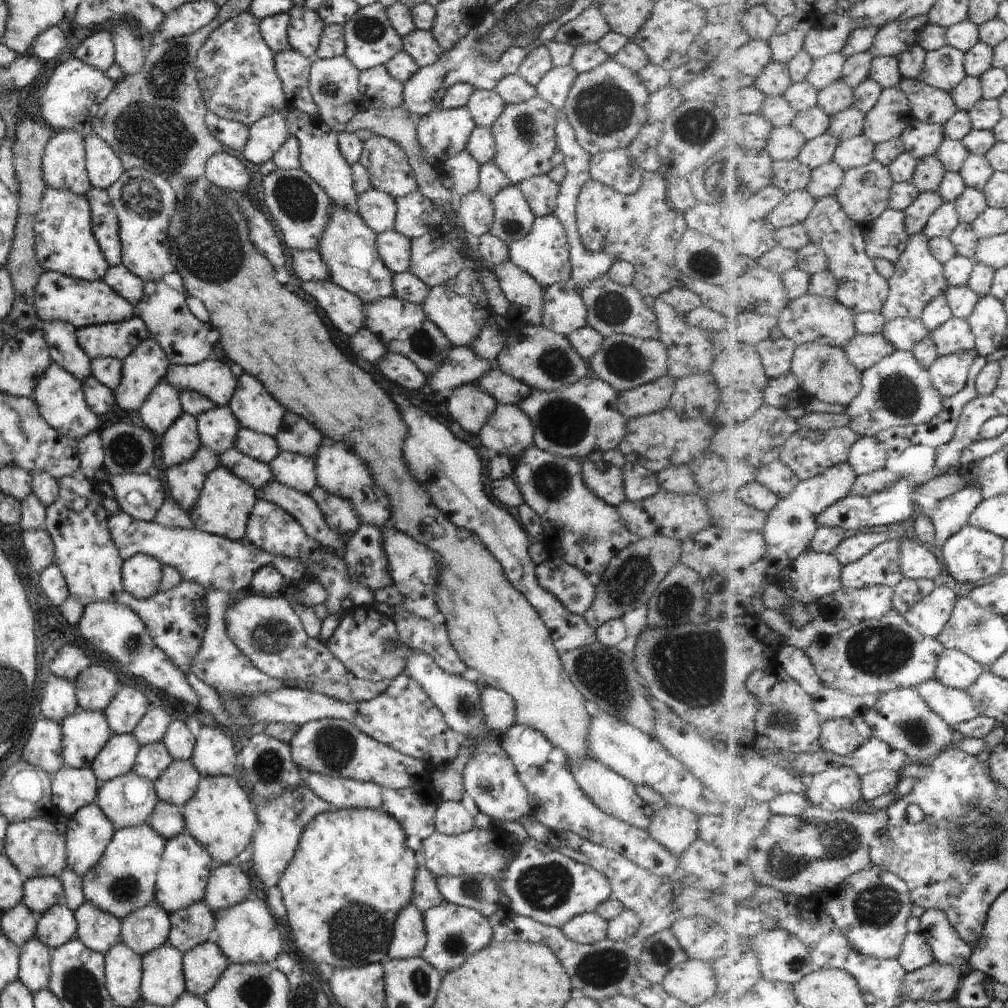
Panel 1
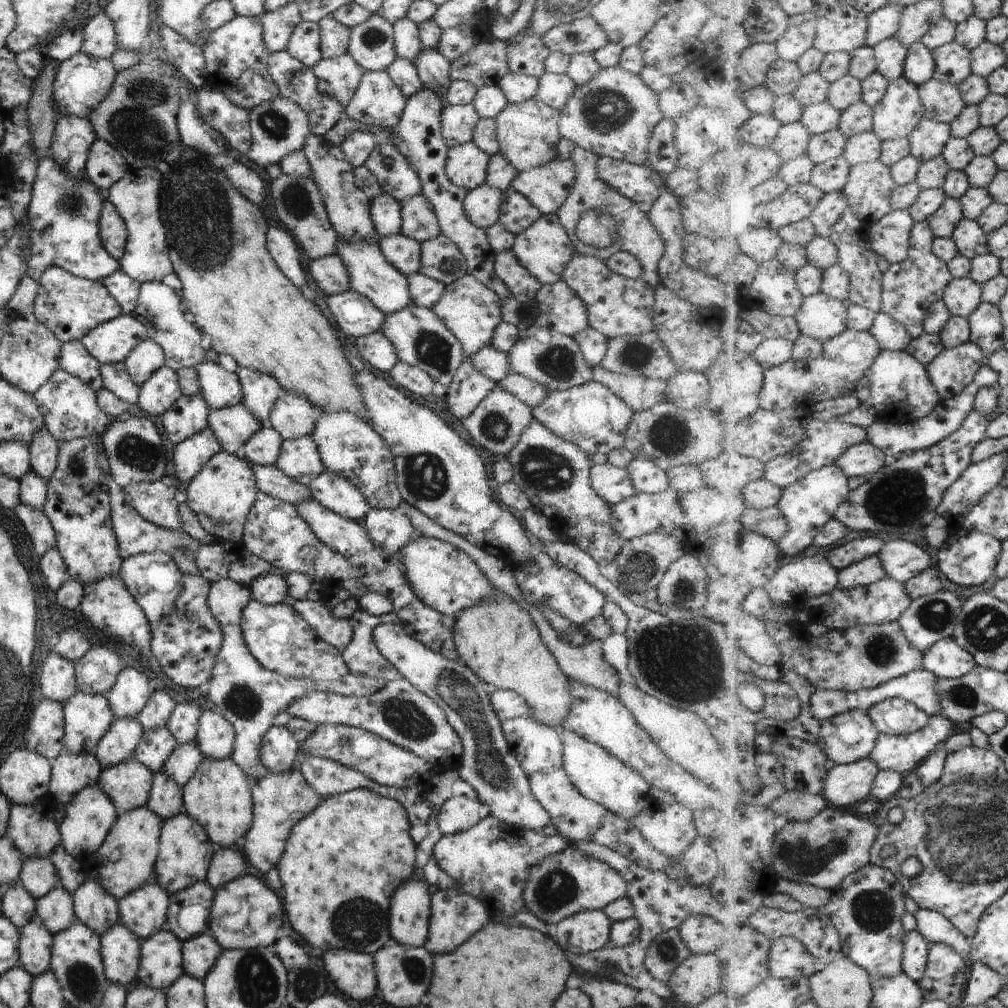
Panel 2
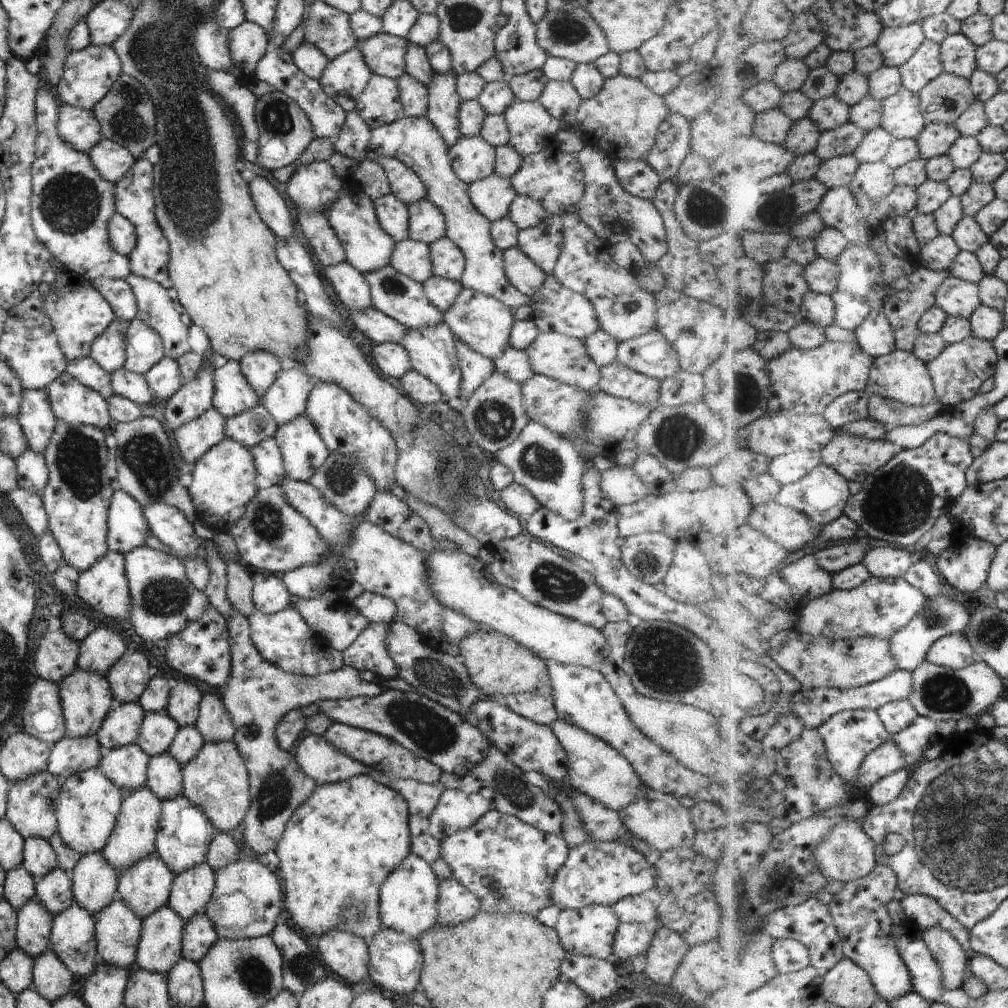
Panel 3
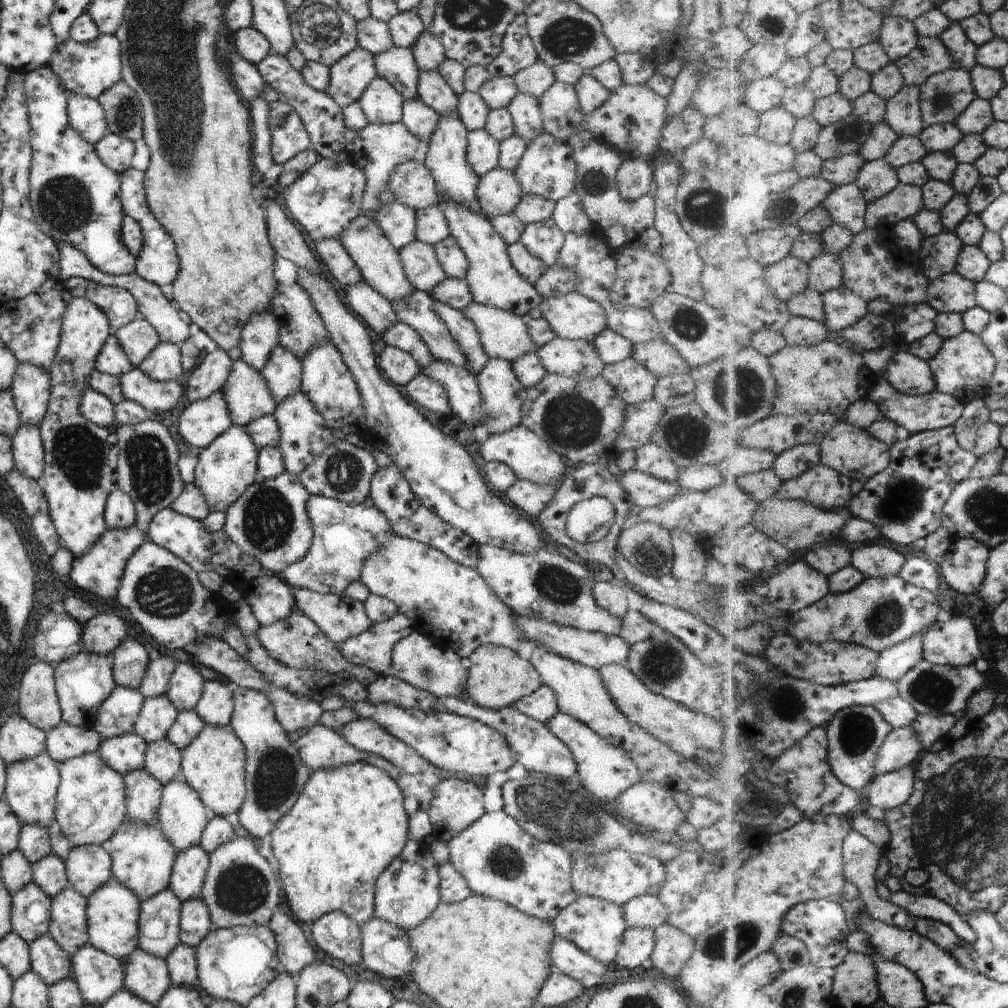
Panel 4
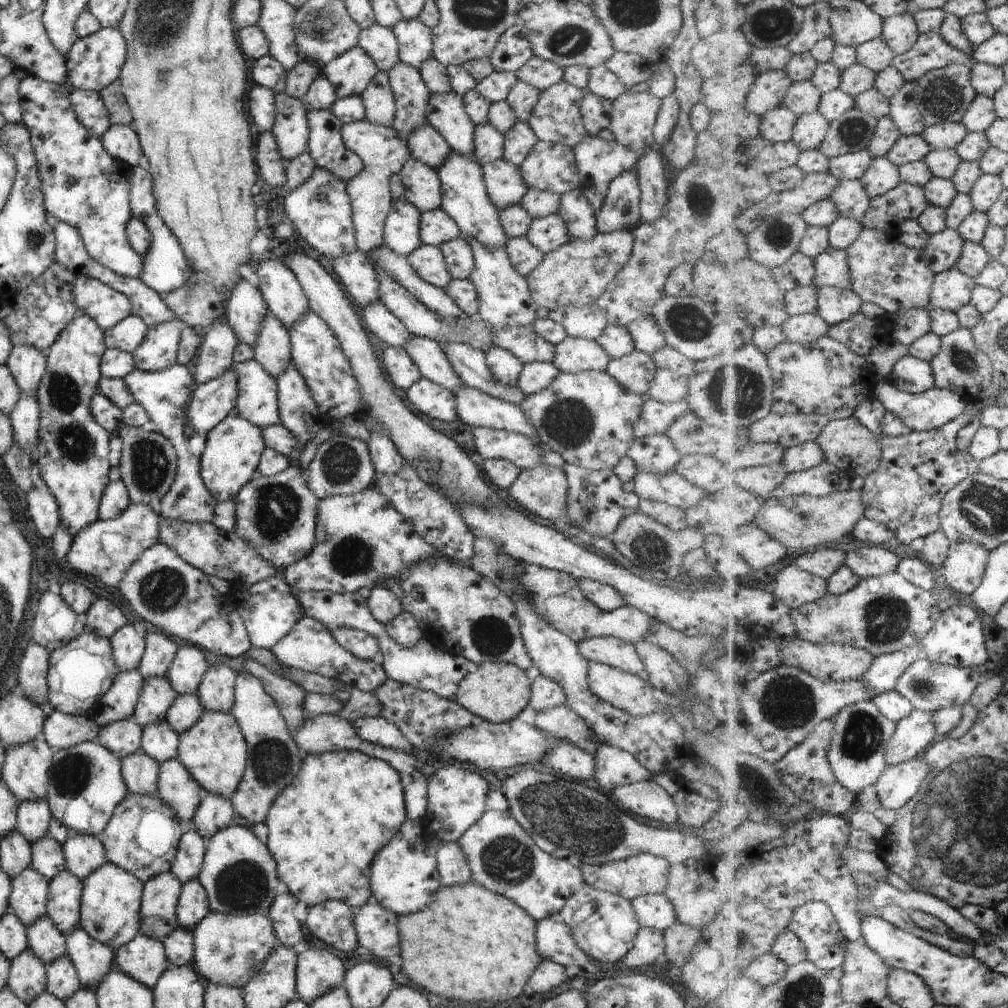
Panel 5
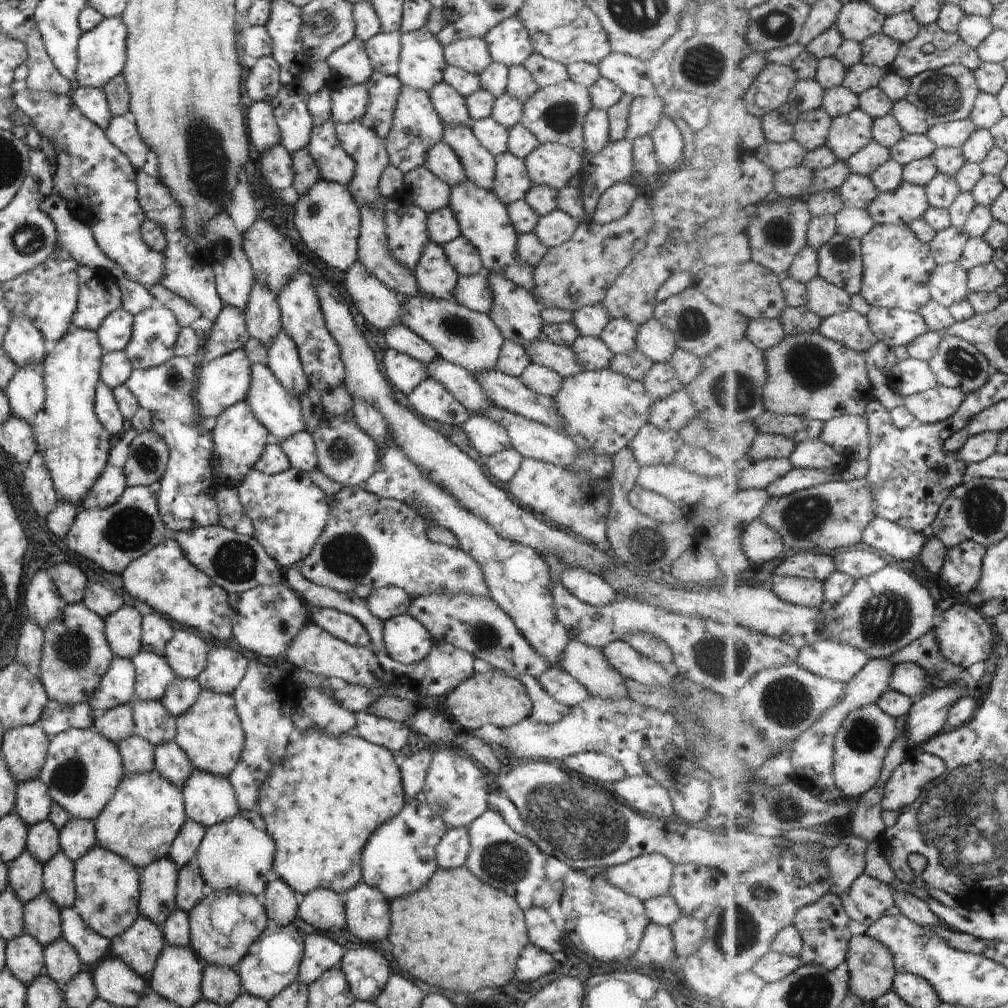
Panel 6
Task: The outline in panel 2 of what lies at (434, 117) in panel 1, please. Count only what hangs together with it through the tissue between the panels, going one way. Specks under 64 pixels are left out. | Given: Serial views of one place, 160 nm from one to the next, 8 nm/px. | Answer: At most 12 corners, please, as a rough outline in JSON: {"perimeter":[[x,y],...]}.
{"perimeter":[[472,104],[443,106],[443,142],[471,141],[479,119]]}

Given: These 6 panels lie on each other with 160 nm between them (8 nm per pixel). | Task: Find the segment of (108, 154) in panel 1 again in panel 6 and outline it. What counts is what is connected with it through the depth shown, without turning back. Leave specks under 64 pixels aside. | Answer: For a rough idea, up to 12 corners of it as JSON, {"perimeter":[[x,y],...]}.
{"perimeter":[[129,114],[111,117],[104,130],[136,171],[150,148]]}

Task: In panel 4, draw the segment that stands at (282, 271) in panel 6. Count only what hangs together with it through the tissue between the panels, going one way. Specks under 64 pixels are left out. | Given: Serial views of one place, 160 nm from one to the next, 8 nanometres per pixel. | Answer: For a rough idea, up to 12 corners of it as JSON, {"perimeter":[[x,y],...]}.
{"perimeter":[[297,283],[276,291],[268,310],[278,344],[300,361],[330,342]]}

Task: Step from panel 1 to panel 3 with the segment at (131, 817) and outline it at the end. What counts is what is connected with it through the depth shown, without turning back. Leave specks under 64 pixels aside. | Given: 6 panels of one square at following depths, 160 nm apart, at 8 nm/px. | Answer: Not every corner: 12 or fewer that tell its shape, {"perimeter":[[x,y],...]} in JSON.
{"perimeter":[[135,744],[104,751],[97,768],[126,797],[149,757]]}

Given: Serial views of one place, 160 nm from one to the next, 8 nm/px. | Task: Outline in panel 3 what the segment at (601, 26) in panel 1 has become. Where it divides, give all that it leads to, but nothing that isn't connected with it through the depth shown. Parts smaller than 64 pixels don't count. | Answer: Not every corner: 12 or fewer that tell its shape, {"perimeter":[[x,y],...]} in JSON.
{"perimeter":[[584,9],[546,11],[535,42],[548,57],[592,63],[610,50]]}

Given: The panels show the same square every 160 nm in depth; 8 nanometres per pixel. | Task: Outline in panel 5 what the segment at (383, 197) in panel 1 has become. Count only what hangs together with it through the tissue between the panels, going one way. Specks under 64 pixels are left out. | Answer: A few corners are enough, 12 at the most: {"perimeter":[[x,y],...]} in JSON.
{"perimeter":[[390,203],[382,244],[406,257],[420,245],[419,210]]}

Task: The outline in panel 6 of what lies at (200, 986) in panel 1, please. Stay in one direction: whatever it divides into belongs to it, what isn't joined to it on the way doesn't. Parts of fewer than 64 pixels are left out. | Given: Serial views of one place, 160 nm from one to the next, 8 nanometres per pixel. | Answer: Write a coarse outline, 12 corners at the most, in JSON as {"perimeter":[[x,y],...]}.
{"perimeter":[[195,858],[178,868],[174,903],[188,913],[204,897]]}

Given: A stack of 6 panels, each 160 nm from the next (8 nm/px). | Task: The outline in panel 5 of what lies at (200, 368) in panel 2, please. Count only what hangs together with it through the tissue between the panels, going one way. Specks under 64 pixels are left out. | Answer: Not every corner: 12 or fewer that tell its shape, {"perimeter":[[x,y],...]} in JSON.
{"perimeter":[[255,359],[232,362],[234,414],[279,425],[275,379]]}

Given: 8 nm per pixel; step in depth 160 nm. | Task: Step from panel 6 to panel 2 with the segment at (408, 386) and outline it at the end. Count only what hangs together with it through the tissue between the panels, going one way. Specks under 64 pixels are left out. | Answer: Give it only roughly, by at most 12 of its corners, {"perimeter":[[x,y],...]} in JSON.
{"perimeter":[[380,331],[357,337],[357,359],[381,372],[398,361]]}

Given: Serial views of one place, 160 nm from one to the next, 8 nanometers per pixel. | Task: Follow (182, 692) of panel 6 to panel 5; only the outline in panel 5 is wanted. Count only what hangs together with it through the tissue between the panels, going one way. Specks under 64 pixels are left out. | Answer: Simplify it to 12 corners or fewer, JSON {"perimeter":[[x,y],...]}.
{"perimeter":[[176,695],[164,721],[178,735],[199,720],[196,695]]}

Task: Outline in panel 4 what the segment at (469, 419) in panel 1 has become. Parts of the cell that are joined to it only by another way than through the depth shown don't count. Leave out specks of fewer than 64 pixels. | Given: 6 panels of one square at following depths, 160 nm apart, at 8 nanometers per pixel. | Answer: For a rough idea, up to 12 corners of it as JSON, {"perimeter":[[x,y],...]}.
{"perimeter":[[432,307],[474,377],[487,362],[478,330],[461,311]]}

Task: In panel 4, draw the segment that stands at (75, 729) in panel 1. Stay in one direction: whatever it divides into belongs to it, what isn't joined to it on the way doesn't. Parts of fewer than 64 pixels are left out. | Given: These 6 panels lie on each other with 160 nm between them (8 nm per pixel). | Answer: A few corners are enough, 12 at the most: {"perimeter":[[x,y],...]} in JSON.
{"perimeter":[[81,652],[53,666],[60,718],[92,727],[116,687],[110,660]]}

